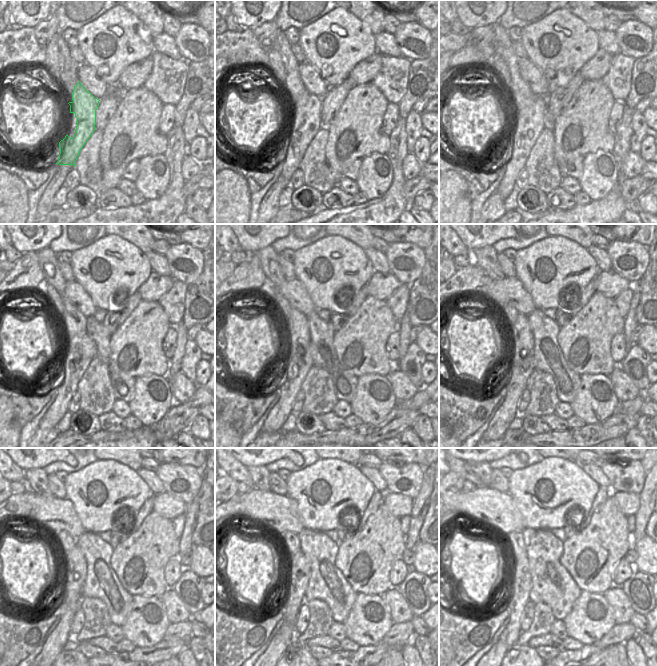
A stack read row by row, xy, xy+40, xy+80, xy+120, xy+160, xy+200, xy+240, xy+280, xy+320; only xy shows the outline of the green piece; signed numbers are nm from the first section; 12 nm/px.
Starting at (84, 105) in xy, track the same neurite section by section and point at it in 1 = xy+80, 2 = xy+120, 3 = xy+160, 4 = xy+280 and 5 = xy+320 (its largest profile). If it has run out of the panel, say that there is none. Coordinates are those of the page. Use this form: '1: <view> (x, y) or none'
1: xy+80 (518, 149)
2: xy+120 (70, 375)
3: xy+160 (294, 373)
4: xy+280 (282, 640)
5: xy+320 (497, 651)

